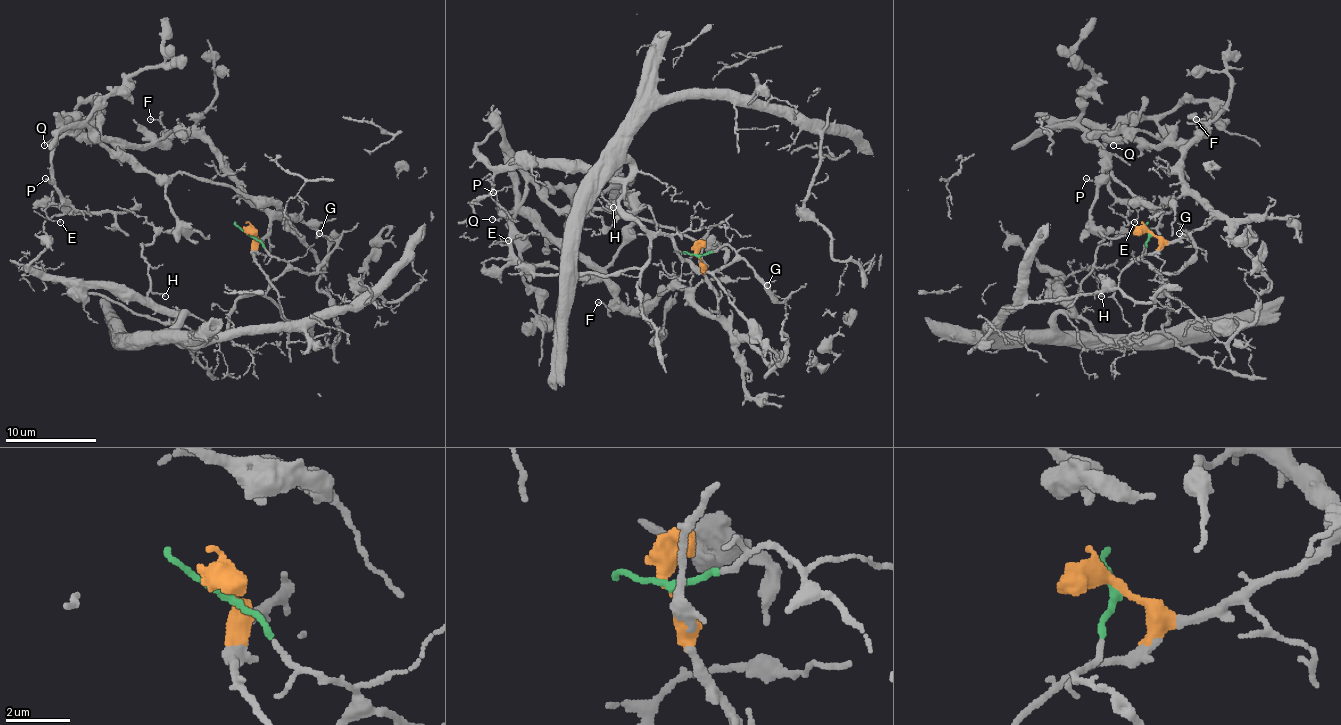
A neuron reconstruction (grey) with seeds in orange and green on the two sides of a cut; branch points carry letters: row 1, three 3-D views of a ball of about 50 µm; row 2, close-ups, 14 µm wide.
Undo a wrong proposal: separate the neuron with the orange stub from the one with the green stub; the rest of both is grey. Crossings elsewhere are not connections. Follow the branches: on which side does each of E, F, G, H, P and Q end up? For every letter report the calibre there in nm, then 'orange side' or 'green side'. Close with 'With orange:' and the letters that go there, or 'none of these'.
E: 110 nm | orange side
F: 120 nm | orange side
G: 140 nm | green side
H: 140 nm | green side
P: 130 nm | orange side
Q: 120 nm | orange side
With orange: E, F, P, Q

